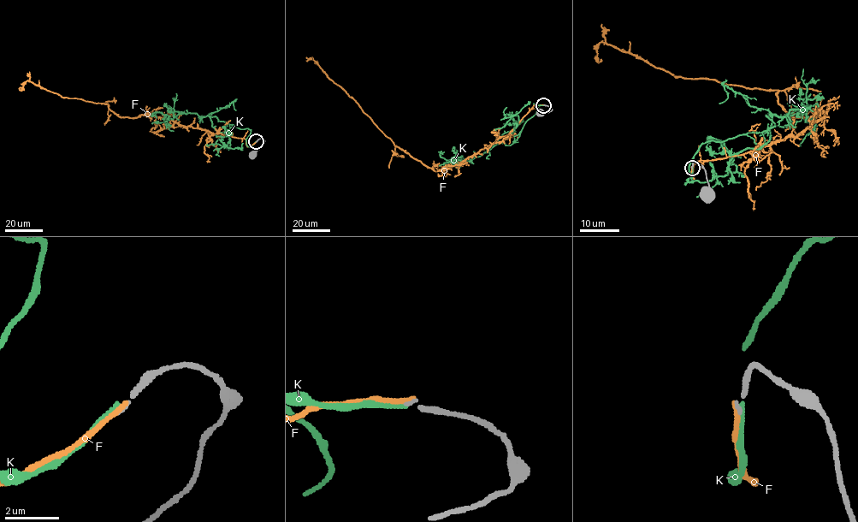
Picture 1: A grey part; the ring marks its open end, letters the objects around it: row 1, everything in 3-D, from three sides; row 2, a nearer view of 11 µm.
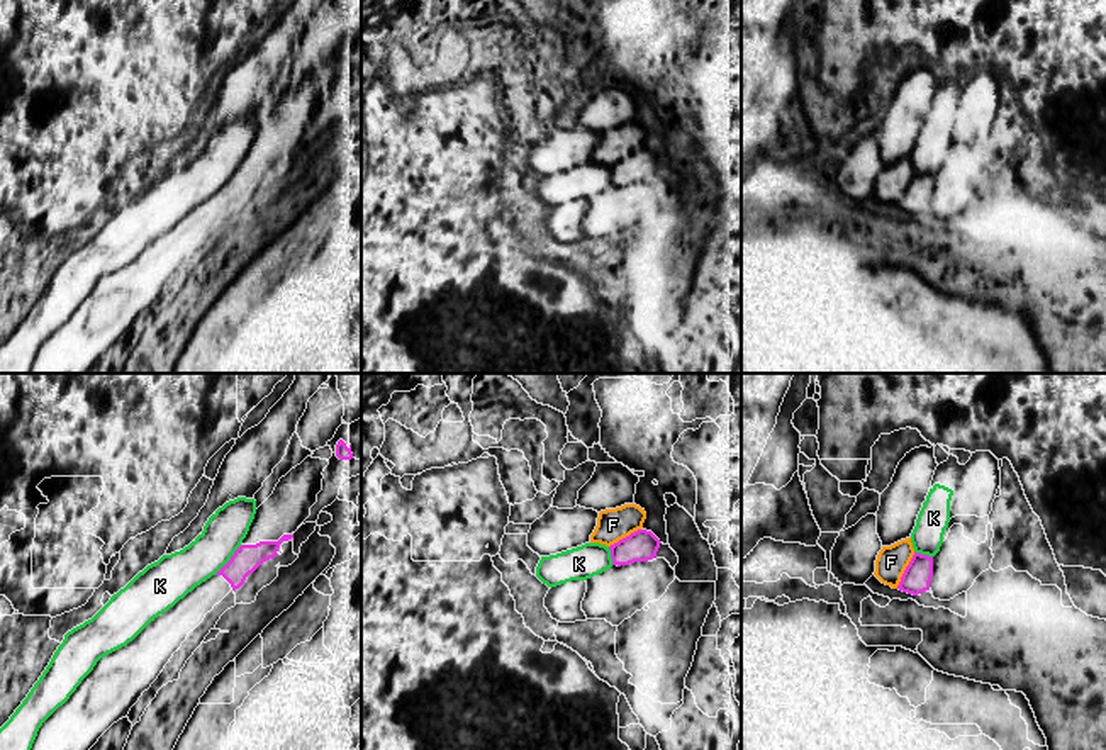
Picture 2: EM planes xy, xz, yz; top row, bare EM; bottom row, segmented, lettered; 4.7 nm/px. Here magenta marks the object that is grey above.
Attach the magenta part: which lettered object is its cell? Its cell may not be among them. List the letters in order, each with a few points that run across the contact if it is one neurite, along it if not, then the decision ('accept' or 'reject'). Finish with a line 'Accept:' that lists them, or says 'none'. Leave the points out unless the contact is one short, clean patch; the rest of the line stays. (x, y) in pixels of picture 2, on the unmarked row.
F: reject
K: xy (241, 165), (214, 194) | reject
Accept: none

